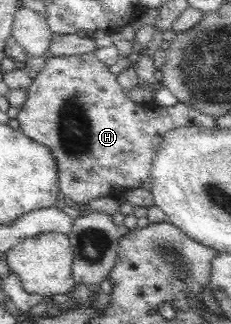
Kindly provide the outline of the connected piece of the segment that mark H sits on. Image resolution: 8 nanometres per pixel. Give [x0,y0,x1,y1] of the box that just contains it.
[17,52,214,204]

